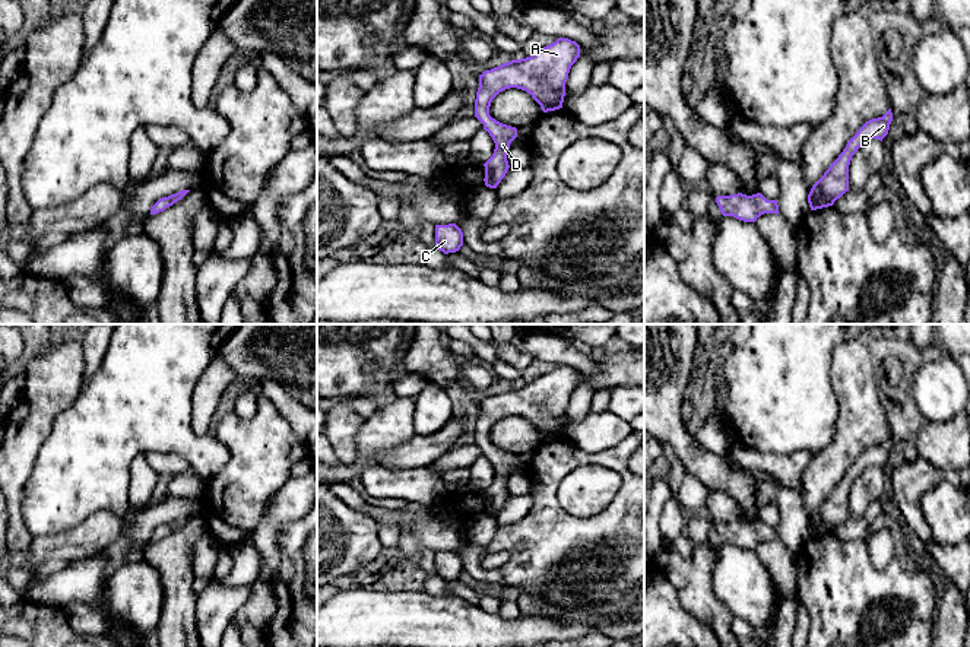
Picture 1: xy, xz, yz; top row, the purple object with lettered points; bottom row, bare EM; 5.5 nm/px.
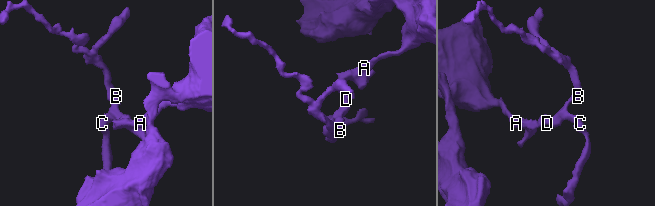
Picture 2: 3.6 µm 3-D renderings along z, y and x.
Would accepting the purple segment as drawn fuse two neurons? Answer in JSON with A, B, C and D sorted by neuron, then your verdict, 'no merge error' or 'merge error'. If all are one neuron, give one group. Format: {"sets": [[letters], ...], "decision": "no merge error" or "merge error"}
{"sets": [["A", "B", "C", "D"]], "decision": "no merge error"}

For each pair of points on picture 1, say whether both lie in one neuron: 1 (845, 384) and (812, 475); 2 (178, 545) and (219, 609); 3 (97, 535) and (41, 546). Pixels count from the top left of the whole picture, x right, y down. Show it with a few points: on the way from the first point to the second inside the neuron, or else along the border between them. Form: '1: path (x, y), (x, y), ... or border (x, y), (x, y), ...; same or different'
1: path (849, 406), (849, 438), (834, 453); same
2: border (195, 595), (196, 630); different
3: path (83, 541), (70, 546), (54, 546); same

